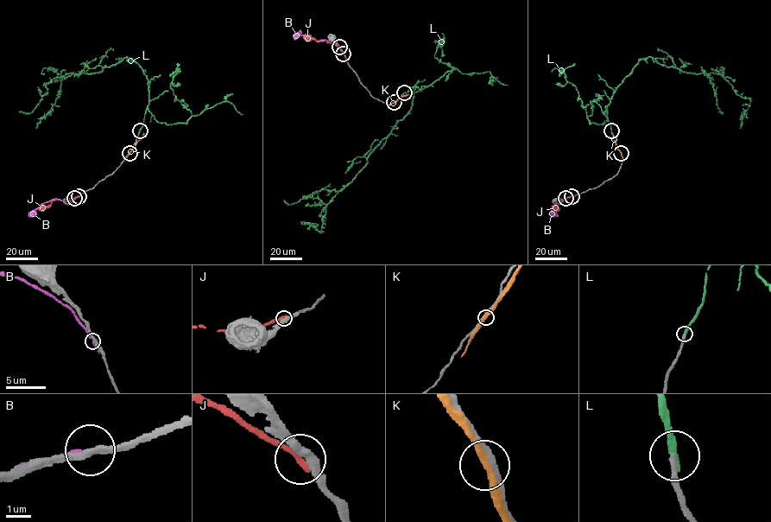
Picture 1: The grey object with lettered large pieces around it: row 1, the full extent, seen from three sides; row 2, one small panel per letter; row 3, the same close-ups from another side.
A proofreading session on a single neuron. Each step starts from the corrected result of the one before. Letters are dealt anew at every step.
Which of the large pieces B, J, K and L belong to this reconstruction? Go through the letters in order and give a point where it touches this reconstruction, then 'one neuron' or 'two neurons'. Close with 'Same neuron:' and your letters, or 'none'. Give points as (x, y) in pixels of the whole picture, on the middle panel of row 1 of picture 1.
B: (343, 54) | two neurons
J: (339, 47) | two neurons
K: (394, 102) | two neurons
L: (404, 92) | one neuron
Same neuron: L

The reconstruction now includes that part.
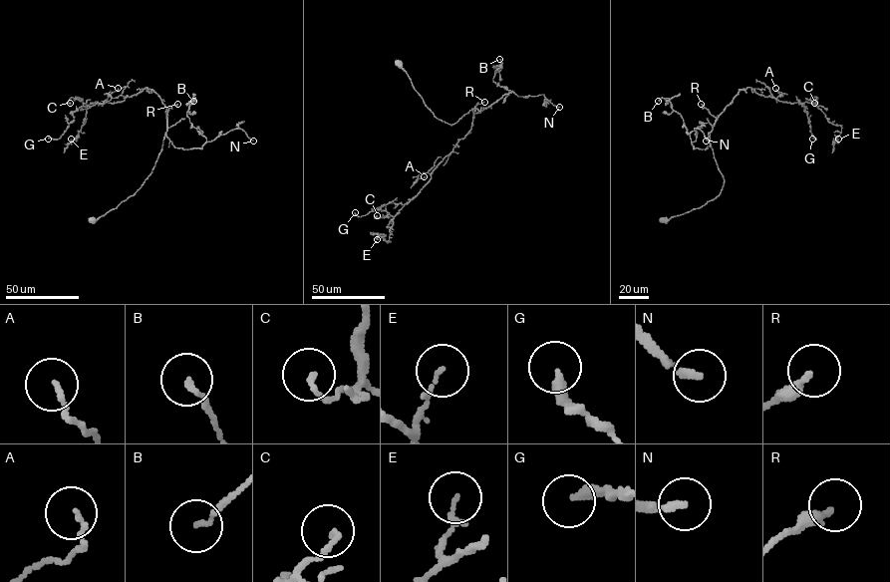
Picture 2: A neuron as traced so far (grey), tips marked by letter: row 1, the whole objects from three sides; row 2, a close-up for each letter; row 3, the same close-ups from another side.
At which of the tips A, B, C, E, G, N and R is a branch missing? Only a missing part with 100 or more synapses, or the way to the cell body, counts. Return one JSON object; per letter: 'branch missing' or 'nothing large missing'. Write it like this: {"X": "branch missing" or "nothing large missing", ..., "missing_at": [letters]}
{"A": "nothing large missing", "B": "nothing large missing", "C": "nothing large missing", "E": "nothing large missing", "G": "nothing large missing", "N": "branch missing", "R": "nothing large missing", "missing_at": ["N"]}

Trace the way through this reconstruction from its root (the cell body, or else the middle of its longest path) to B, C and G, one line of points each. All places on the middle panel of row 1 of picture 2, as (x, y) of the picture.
B: (398, 63), (434, 115), (452, 125), (472, 109), (488, 108), (512, 92), (493, 81), (499, 59)
C: (398, 63), (436, 117), (452, 125), (471, 110), (472, 126), (421, 190), (394, 216), (377, 215)
G: (398, 63), (436, 117), (452, 125), (471, 110), (472, 126), (409, 202), (389, 202), (360, 217), (355, 212)

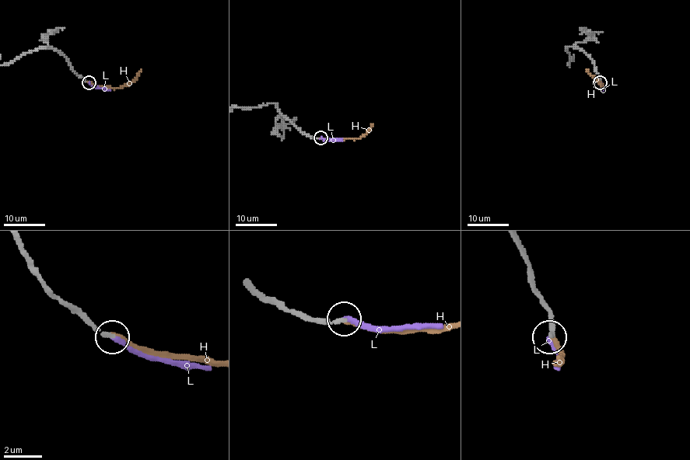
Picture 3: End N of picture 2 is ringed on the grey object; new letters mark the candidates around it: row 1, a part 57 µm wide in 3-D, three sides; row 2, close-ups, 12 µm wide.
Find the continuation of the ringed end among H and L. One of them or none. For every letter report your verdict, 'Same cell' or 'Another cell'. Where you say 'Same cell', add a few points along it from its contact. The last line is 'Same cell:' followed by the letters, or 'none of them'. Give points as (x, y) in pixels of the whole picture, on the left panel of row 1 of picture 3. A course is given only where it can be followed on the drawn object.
H: Another cell
L: Same cell. Its course: (88, 82), (110, 89)
Same cell: L

